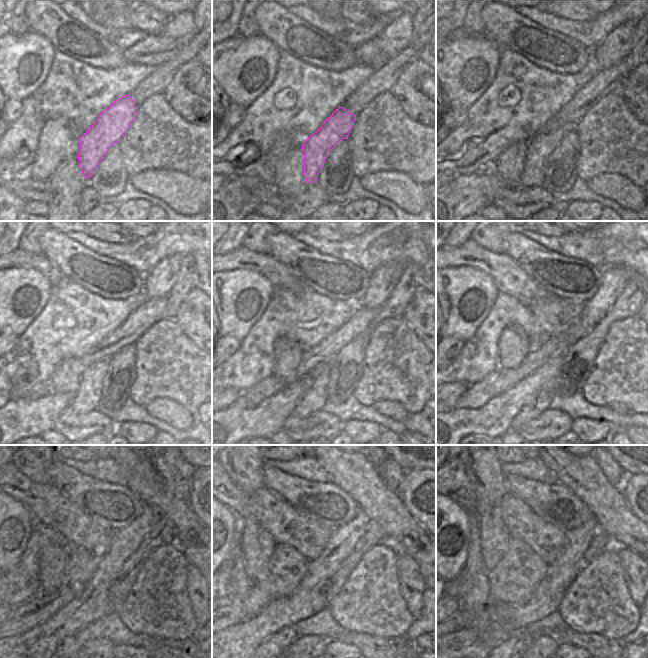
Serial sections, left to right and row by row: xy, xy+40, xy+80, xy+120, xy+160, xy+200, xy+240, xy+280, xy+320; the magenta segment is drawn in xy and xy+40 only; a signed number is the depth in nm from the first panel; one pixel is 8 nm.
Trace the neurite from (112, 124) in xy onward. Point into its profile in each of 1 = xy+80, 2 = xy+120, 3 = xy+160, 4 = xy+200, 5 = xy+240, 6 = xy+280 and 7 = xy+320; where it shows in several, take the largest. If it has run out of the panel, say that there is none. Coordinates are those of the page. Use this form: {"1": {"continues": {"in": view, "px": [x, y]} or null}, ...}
{"1": {"continues": {"in": "xy+80", "px": [541, 146]}}, "2": {"continues": {"in": "xy+120", "px": [87, 398]}}, "3": {"continues": {"in": "xy+160", "px": [316, 397]}}, "4": {"continues": {"in": "xy+200", "px": [542, 402]}}, "5": {"continues": {"in": "xy+240", "px": [70, 645]}}, "6": {"continues": {"in": "xy+280", "px": [289, 648]}}, "7": {"continues": {"in": "xy+320", "px": [516, 645]}}}

